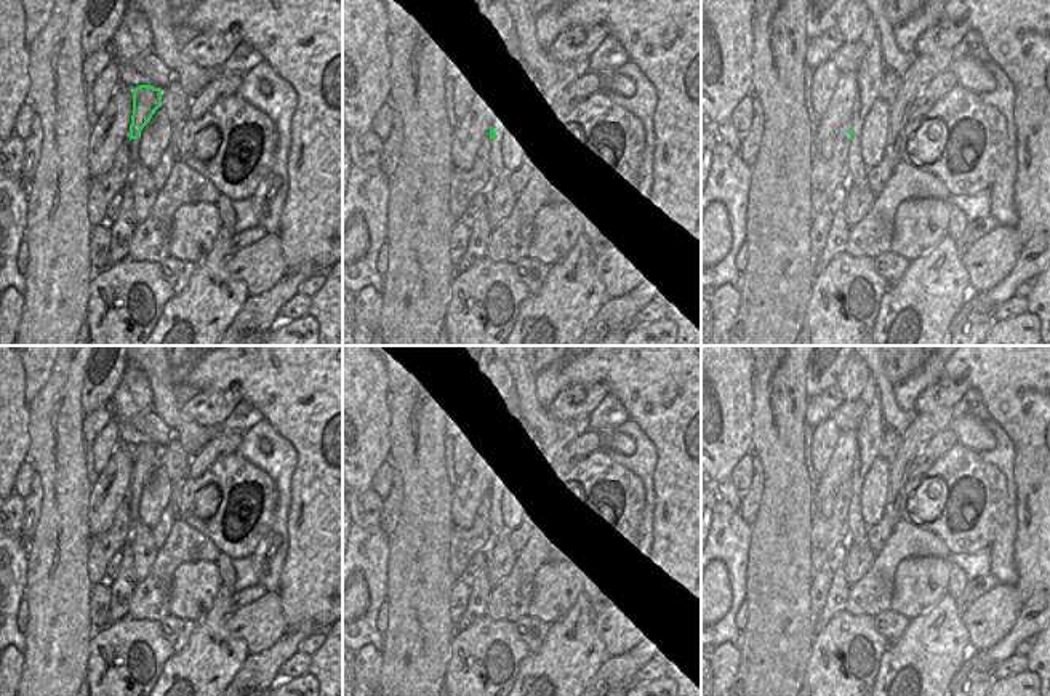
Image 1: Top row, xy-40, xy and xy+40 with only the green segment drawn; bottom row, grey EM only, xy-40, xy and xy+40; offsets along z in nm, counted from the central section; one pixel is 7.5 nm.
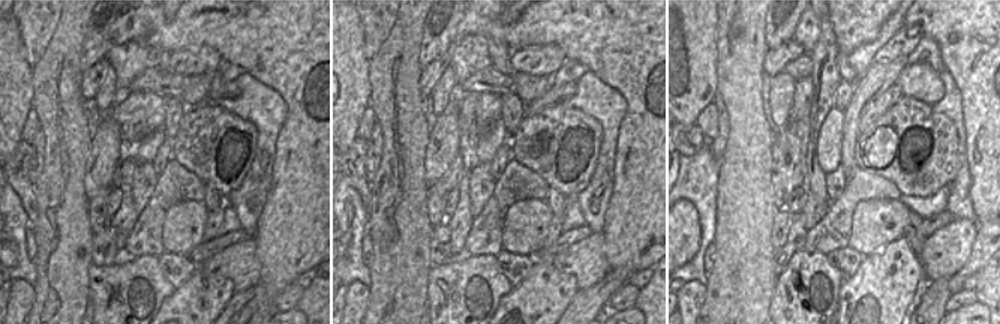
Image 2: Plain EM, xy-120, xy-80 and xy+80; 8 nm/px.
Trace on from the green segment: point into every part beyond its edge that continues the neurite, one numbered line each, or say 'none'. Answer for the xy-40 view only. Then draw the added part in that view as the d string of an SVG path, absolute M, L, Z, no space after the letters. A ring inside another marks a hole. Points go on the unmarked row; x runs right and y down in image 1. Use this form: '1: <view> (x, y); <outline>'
none

